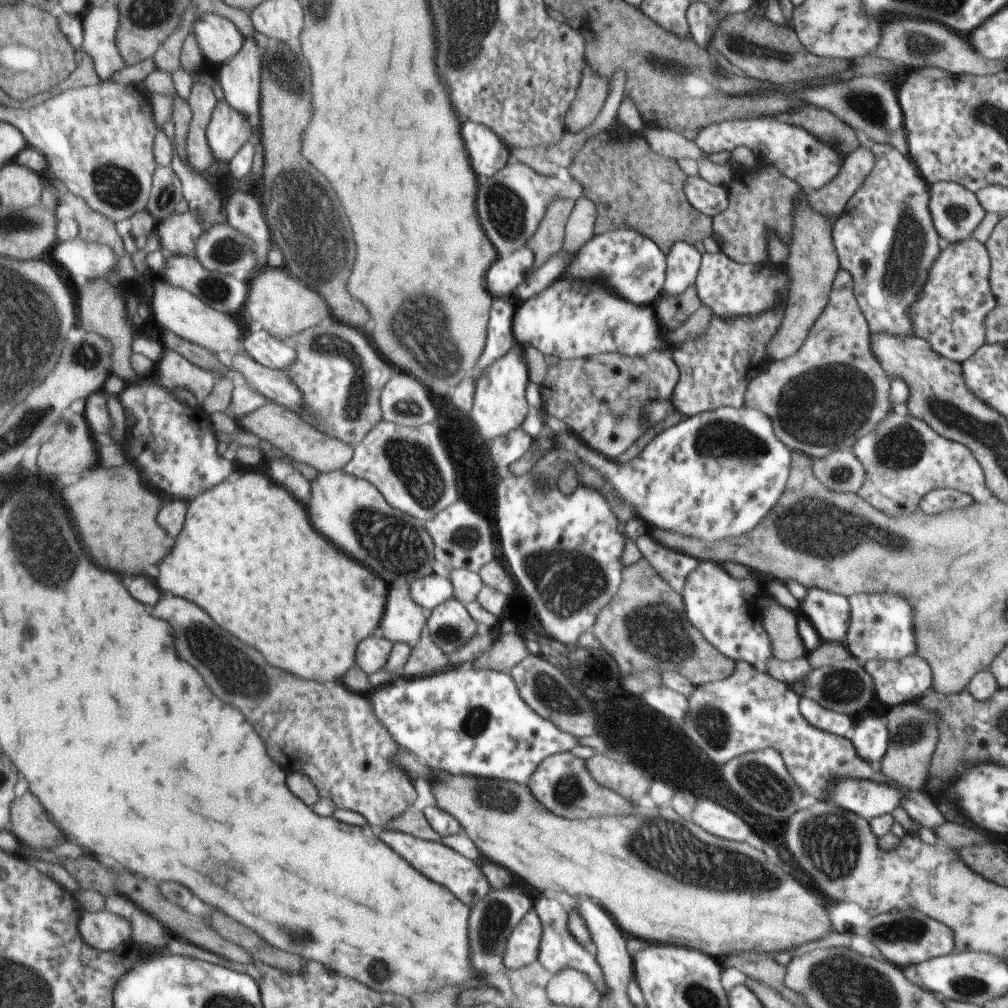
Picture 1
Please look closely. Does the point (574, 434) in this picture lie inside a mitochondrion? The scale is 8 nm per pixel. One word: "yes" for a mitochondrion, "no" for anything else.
no

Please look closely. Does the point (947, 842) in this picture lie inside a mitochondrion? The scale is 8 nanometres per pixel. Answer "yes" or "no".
no

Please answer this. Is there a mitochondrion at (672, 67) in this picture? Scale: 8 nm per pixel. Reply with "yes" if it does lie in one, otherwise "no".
yes

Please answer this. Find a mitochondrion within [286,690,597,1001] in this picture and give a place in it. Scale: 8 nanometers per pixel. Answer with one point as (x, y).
(494, 918)

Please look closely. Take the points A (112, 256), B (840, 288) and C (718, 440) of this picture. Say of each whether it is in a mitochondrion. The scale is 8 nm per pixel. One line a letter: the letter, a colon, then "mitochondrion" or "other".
A: other
B: other
C: mitochondrion

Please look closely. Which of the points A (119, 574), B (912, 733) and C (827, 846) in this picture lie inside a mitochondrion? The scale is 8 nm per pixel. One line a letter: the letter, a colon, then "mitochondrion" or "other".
A: other
B: mitochondrion
C: mitochondrion

